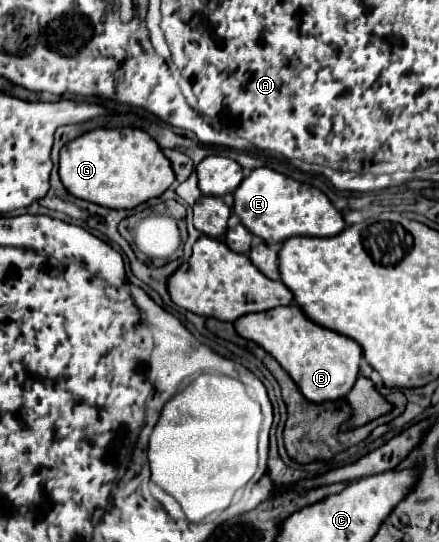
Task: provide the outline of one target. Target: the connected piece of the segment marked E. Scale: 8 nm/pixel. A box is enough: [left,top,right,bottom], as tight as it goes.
[234,167,346,245]

